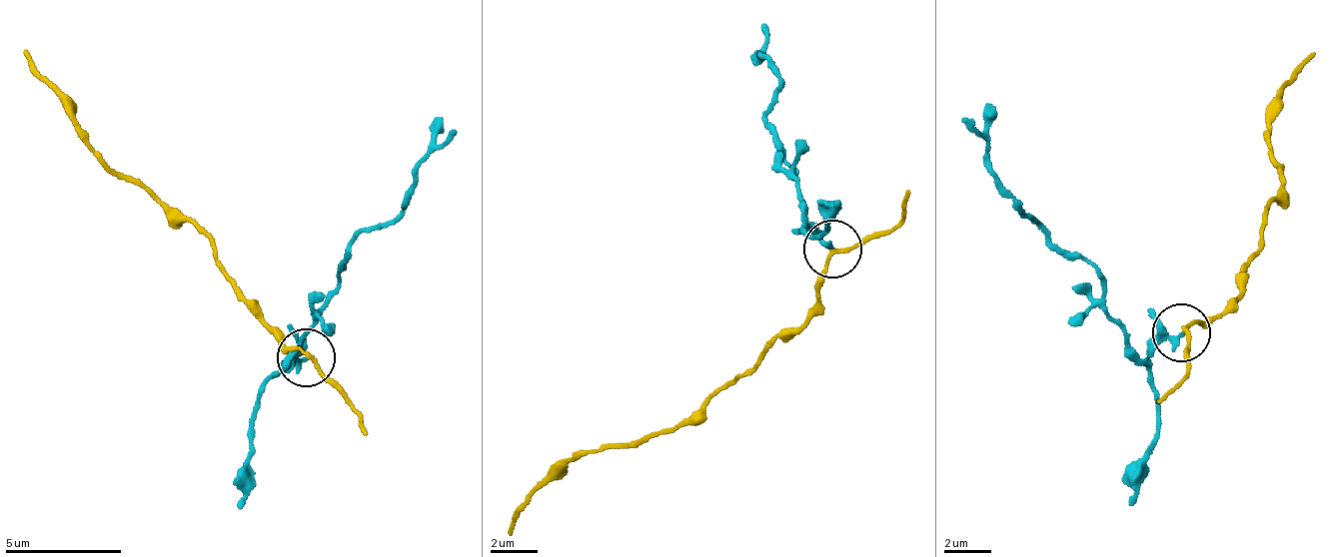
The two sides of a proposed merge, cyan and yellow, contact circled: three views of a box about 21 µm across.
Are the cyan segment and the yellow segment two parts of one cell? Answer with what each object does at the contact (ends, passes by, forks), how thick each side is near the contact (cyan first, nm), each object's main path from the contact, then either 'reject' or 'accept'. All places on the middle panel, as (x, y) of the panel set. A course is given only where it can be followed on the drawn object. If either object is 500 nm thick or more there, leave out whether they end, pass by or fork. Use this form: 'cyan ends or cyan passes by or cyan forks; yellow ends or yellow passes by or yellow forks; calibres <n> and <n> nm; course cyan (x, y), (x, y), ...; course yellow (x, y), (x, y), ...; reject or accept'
cyan passes by; yellow passes by; calibres 150 and 140 nm; course cyan (831, 250), (798, 196), (796, 171), (766, 120), (780, 80), (772, 66), (756, 52); course yellow (828, 251), (826, 279), (812, 313), (728, 383), (650, 439), (589, 453), (559, 471), (522, 509), (510, 536); reject

